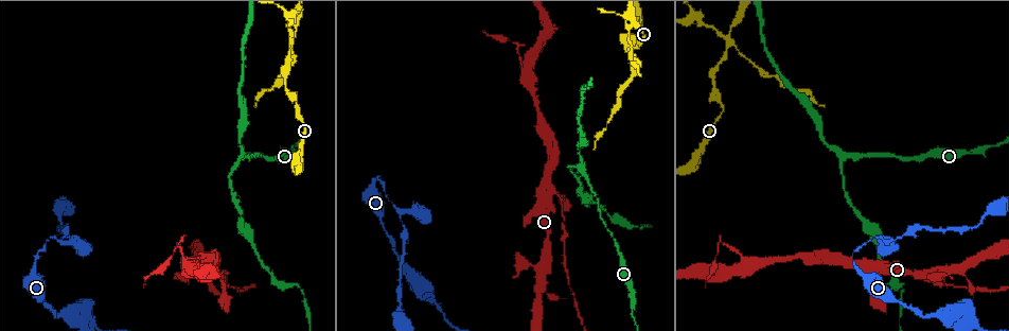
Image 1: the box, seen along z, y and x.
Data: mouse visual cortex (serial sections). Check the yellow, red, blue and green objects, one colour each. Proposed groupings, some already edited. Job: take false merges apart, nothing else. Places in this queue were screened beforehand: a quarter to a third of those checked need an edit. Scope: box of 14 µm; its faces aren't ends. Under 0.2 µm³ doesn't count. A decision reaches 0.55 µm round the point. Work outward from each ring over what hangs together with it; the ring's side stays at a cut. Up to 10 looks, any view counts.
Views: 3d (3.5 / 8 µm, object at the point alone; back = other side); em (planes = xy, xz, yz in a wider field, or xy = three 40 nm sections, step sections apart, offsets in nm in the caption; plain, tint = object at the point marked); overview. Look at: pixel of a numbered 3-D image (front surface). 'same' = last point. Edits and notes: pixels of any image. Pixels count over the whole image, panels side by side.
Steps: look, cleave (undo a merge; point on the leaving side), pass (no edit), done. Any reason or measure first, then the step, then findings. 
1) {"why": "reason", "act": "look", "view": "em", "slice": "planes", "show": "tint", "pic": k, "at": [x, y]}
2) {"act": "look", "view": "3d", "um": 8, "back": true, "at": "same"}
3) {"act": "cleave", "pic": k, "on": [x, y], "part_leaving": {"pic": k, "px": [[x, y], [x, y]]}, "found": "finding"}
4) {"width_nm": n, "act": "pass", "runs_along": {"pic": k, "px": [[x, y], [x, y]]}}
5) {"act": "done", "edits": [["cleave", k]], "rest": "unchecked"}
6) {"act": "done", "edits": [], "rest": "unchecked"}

{"act": "look", "view": "3d", "um": 3.5, "back": true, "pic": 1, "at": [560, 197]}

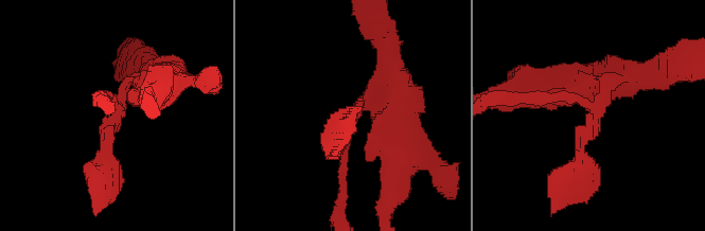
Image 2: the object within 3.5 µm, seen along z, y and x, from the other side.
{"why": "now the EM", "act": "look", "view": "em", "slice": "planes", "show": "tint", "pic": 2, "at": [358, 115]}

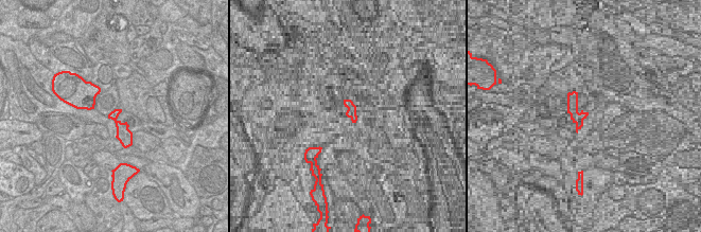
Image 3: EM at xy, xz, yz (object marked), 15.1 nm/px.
{"width_nm": 160, "act": "cleave", "pic": 2, "on": [342, 170], "found": "two cells meet here"}

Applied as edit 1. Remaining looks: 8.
{"act": "look", "view": "3d", "um": 3.5, "back": true, "pic": 1, "at": [242, 154]}

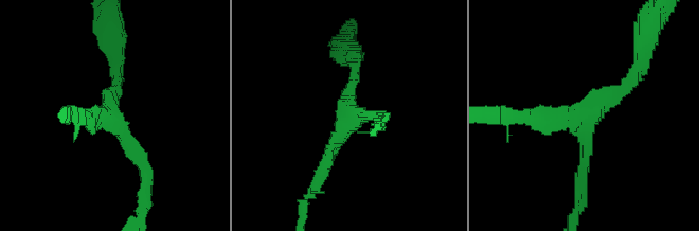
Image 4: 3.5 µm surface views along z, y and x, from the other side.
{"arms": 3, "arm_widths_nm": [150, 200, 200], "why": "now the EM", "act": "look", "view": "em", "slice": "xy", "step": 1, "show": "tint", "pic": 4, "at": [342, 128]}

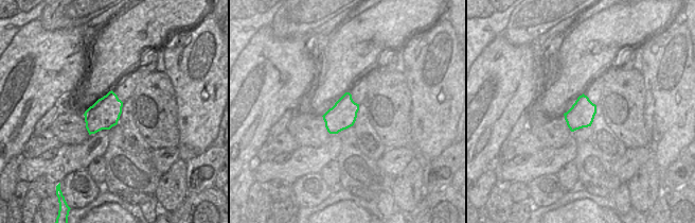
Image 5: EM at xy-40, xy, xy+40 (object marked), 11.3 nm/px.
{"act": "pass", "runs_along": {"pic": 4, "px": [[318, 184], [338, 132], [380, 119]]}, "found": "all the same cell"}

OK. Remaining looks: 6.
{"why": "thin arm on a thick one", "act": "look", "view": "3d", "um": 3.5, "pic": 1, "at": [396, 209]}

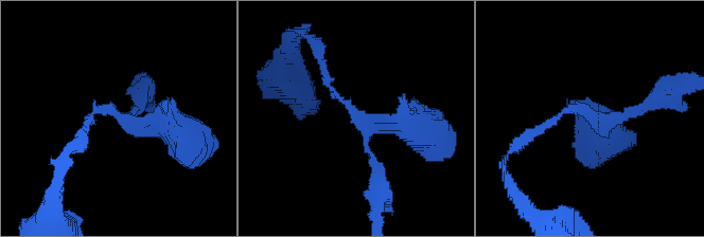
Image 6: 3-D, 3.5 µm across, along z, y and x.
{"arms": 3, "arm_widths_nm": [100, 150, 350], "why": "shape alone is not enough", "act": "look", "view": "em", "slice": "xy", "step": 1, "show": "tint", "pic": 6, "at": [121, 119]}

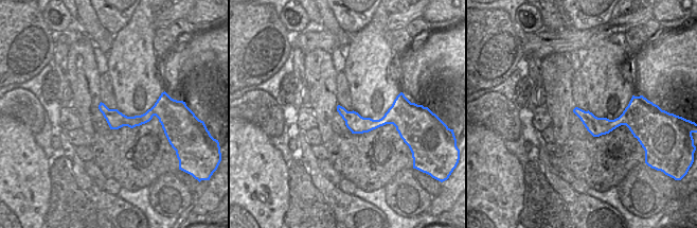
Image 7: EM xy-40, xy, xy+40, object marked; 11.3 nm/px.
{"act": "pass", "runs_along": {"pic": 6, "px": [[323, 71], [330, 90], [359, 116], [379, 179]]}, "found": "one cell here"}

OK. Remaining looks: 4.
{"why": "arms part here", "act": "look", "view": "3d", "um": 3.5, "pic": 1, "at": [631, 52]}

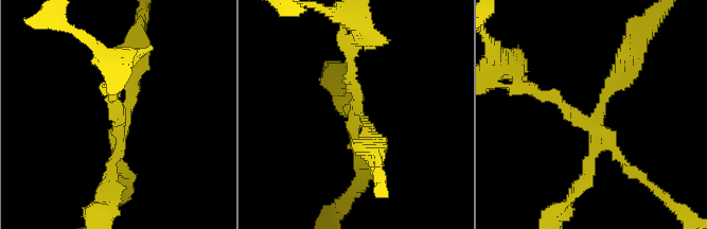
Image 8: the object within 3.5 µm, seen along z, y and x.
{"act": "look", "view": "em", "slice": "xy", "step": 2, "show": "tint", "pic": 8, "at": [359, 118]}

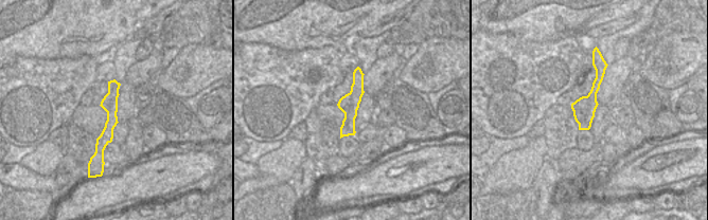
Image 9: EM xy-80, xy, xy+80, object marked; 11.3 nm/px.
{"act": "cleave", "pic": 8, "on": [115, 106], "part_leaving": {"pic": 8, "px": [[121, 130], [107, 89], [117, 78]]}, "found": "two cells meet here"}

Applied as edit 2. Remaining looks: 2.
{"act": "done", "edits": [["cleave", 2], ["cleave", 8]], "rest": "unchecked"}

